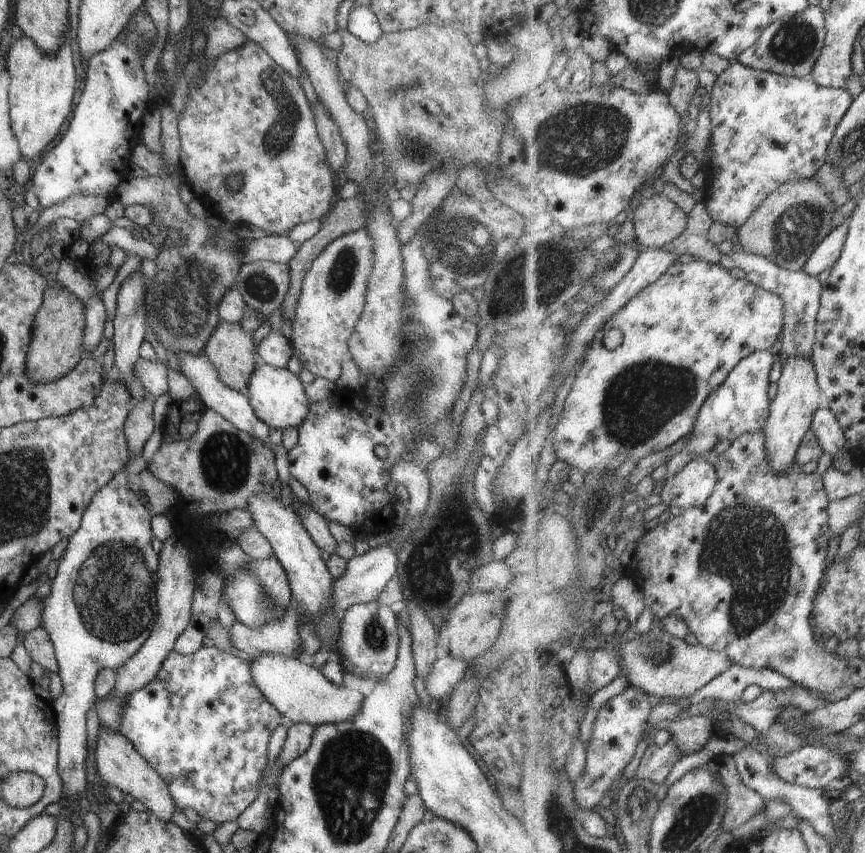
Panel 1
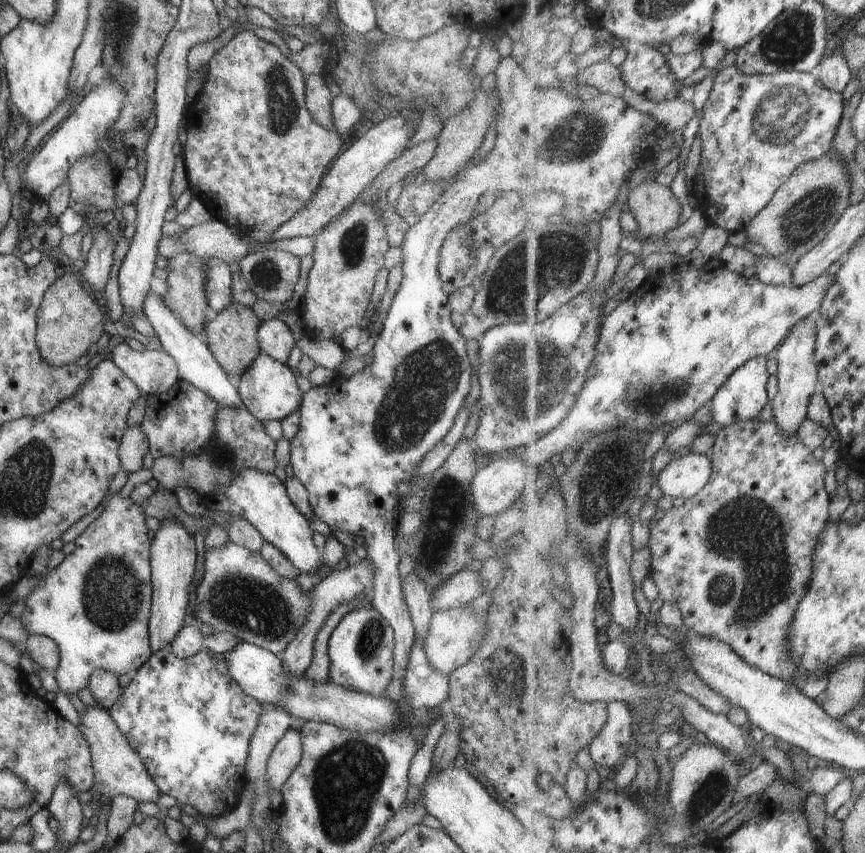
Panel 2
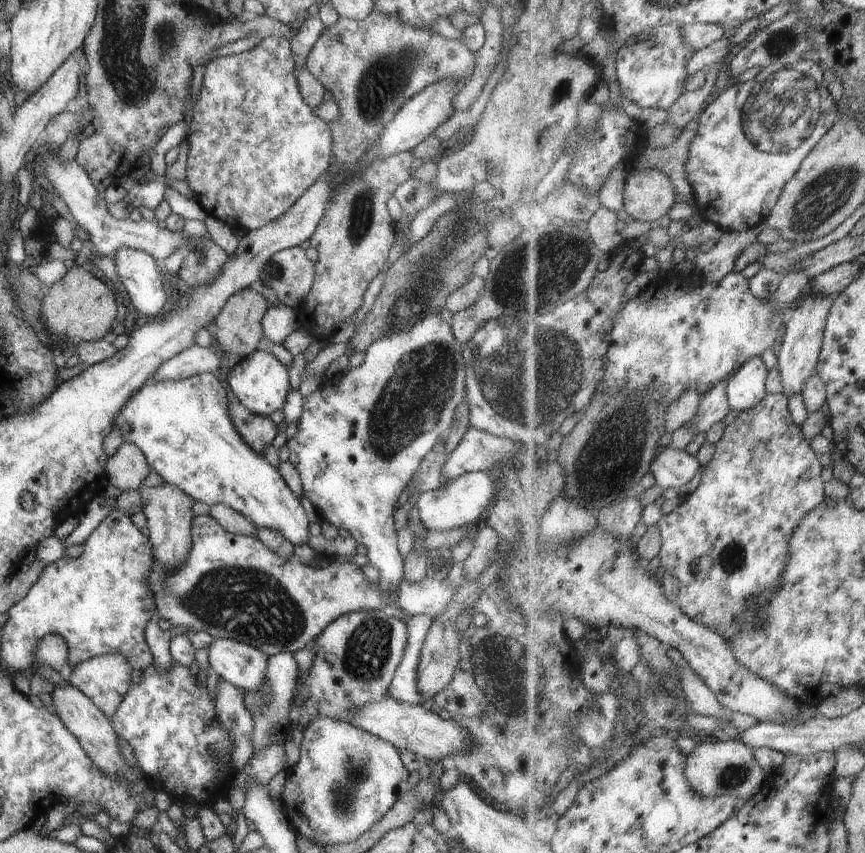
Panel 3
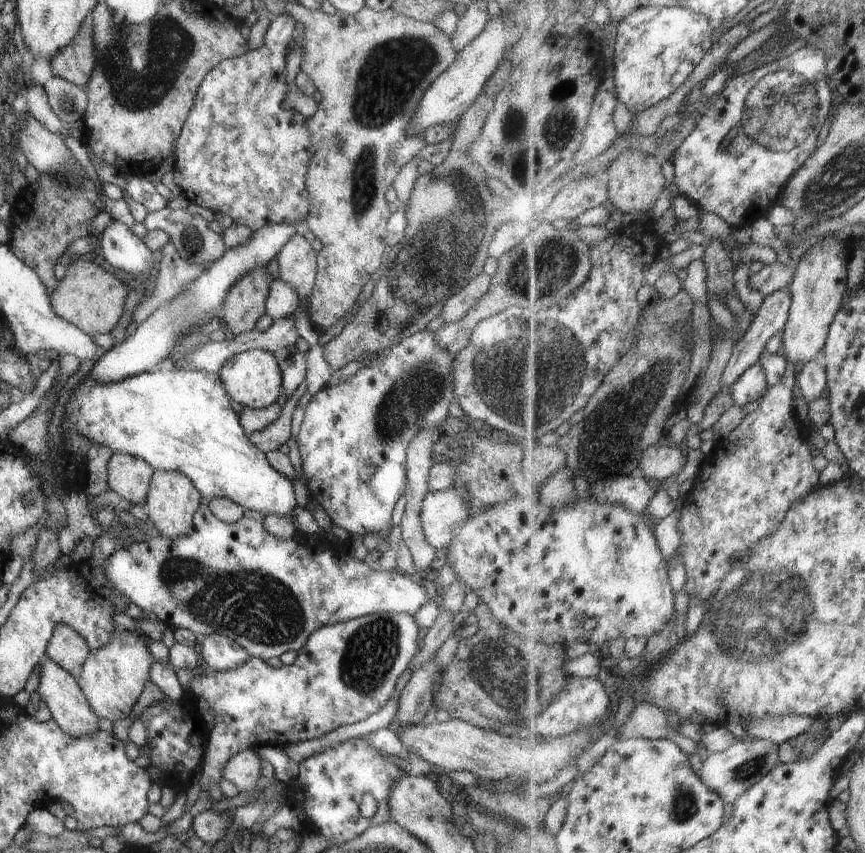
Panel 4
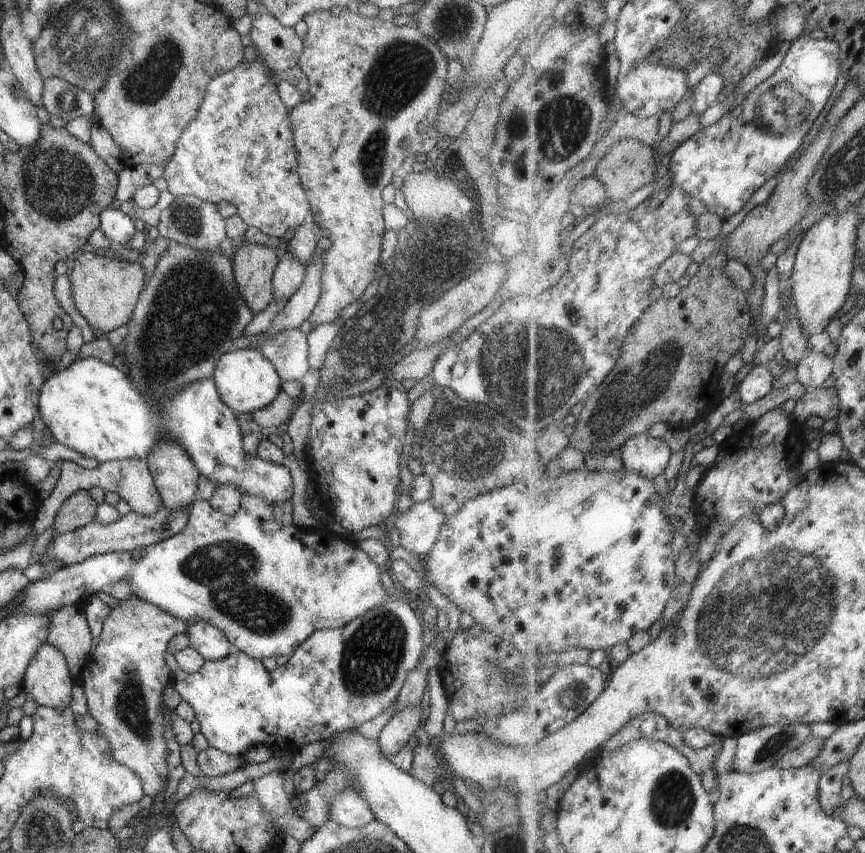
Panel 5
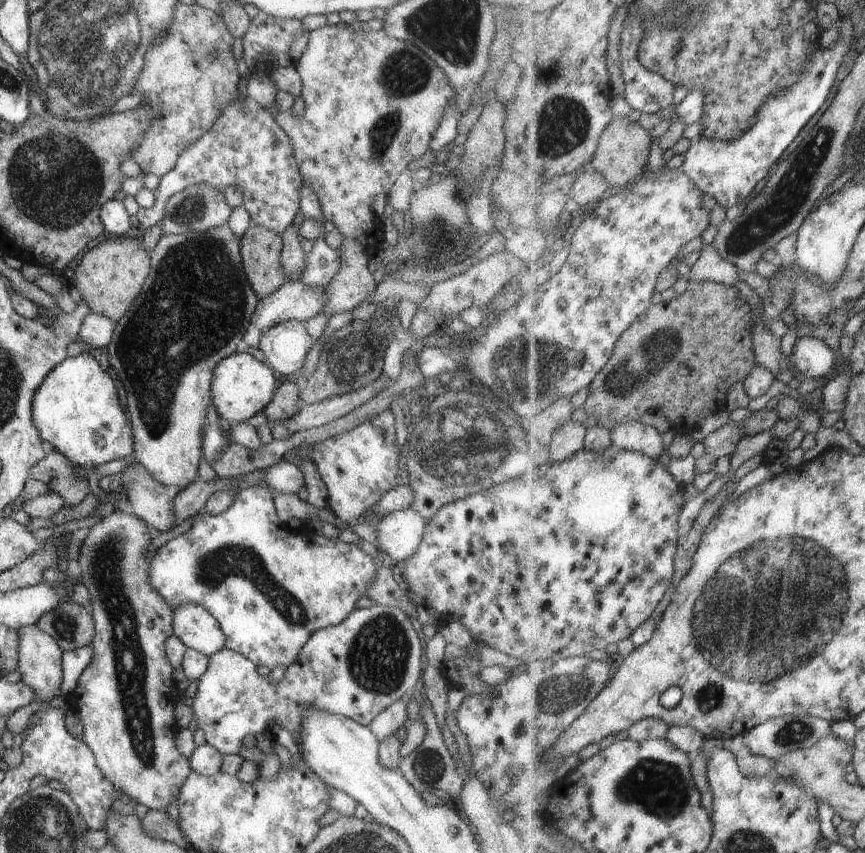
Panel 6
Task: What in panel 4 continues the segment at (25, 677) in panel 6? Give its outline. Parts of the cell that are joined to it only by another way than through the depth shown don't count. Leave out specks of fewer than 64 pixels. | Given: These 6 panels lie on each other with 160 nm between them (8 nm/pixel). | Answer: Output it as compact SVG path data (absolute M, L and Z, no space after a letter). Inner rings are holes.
M43 659L39 670L39 685L34 693L35 699L45 702L51 719L59 726L60 731L65 732L71 738L89 736L99 729L100 719L93 713L85 696L81 693L75 679L65 670L62 670L55 662Z

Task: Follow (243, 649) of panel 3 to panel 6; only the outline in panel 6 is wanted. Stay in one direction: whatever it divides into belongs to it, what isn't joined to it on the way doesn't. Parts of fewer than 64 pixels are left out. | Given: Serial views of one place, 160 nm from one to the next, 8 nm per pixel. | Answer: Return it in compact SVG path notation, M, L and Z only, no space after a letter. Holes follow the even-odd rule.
M187 604L172 610L172 635L181 643L197 653L209 657L213 652L224 647L225 638L215 618L207 614L201 606Z

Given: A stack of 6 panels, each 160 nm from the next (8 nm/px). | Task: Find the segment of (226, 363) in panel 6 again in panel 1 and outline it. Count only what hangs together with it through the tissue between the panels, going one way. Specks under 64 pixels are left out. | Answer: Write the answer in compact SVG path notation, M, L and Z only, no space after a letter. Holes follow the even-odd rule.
M259 363L249 375L247 384L243 388L255 416L264 422L268 428L283 430L295 427L307 415L309 400L305 396L304 388L299 377L286 368L273 368L265 363Z

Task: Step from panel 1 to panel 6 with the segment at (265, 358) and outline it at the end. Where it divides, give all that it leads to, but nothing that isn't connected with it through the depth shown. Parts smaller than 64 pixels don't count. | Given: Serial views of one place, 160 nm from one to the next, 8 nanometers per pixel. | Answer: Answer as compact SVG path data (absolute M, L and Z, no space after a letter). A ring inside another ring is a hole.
M291 223L280 234L282 238L282 248L279 262L283 268L283 278L286 281L296 281L300 279L303 270L303 250L299 244L298 226L291 226Z

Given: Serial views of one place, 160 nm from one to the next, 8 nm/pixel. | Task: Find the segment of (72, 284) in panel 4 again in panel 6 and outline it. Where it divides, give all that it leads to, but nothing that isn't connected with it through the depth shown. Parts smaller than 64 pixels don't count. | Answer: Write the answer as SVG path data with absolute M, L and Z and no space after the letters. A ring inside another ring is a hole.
M113 238L87 250L79 265L74 267L73 285L89 312L105 316L114 324L128 310L141 290L149 273L150 252L146 252L138 238Z

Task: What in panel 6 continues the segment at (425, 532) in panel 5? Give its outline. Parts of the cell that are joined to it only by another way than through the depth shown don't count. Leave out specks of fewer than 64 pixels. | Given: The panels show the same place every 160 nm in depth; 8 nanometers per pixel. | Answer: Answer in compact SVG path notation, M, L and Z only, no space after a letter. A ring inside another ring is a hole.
M411 508L383 515L375 526L376 548L391 560L404 562L417 548L427 522Z

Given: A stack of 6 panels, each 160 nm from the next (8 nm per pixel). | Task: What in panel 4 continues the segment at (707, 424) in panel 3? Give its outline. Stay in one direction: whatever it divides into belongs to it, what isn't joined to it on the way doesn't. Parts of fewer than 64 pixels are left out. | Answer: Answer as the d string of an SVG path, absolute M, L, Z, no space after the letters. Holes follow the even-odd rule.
M782 289L770 296L764 297L764 302L761 307L757 309L756 319L753 321L751 328L749 328L749 332L745 334L741 342L738 342L734 346L733 356L731 356L729 365L723 374L721 386L731 389L735 382L737 382L751 366L759 362L759 358L761 358L761 353L765 351L767 342L769 342L773 336L781 335L787 322L789 322L792 302L793 294L791 294L789 289Z

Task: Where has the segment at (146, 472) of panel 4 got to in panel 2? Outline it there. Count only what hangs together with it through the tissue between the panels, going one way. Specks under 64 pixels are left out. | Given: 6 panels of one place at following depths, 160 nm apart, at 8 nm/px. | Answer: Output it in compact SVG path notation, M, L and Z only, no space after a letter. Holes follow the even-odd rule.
M139 425L126 427L118 444L118 459L123 472L131 474L147 463L148 444Z

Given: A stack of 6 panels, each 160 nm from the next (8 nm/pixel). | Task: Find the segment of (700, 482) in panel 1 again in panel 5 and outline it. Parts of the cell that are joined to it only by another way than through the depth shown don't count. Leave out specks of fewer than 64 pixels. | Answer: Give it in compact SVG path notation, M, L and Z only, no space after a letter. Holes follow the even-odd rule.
M649 433L631 437L621 449L625 467L650 479L664 474L671 457L669 444L661 437L653 437Z

